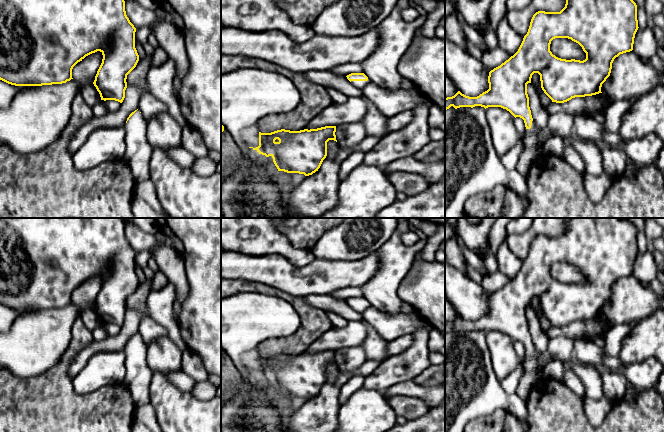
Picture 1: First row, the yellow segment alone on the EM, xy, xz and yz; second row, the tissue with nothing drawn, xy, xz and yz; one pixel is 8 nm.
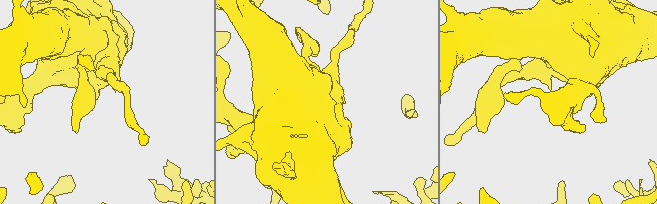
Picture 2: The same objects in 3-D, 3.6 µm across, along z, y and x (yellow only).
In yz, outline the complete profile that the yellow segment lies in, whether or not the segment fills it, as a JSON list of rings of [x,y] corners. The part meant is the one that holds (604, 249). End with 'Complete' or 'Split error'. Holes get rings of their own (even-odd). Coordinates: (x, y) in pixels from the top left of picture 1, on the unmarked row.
[[[571,218],[566,220],[565,231],[560,236],[536,236],[530,246],[527,258],[518,275],[500,290],[489,296],[489,313],[477,321],[469,321],[458,315],[454,320],[445,322],[445,334],[453,330],[460,331],[481,330],[501,331],[509,335],[515,342],[520,341],[525,347],[525,361],[522,377],[518,383],[516,394],[526,403],[533,386],[540,380],[538,376],[538,351],[533,345],[529,331],[527,308],[531,307],[534,297],[540,299],[541,312],[544,317],[556,327],[564,327],[575,321],[596,319],[601,316],[602,308],[610,300],[612,287],[620,278],[633,274],[635,258],[638,254],[637,229],[628,218]],[[555,262],[568,262],[578,267],[586,277],[586,283],[566,284],[556,281],[550,275],[551,265]]]. Split error

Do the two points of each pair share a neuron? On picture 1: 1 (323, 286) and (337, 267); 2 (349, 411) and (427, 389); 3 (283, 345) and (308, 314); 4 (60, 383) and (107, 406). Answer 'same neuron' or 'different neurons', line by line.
1: same neuron
2: same neuron
3: same neuron
4: same neuron

